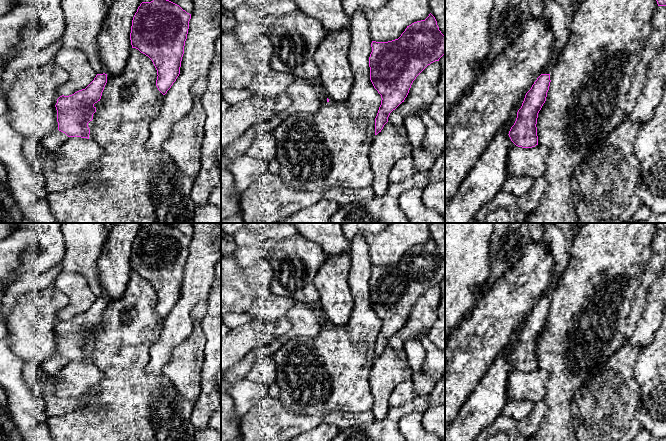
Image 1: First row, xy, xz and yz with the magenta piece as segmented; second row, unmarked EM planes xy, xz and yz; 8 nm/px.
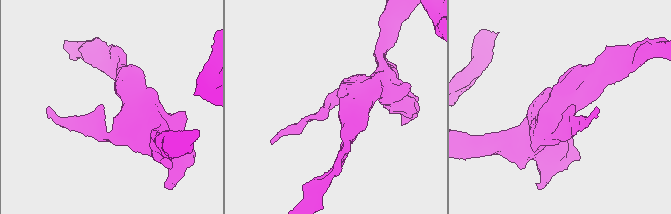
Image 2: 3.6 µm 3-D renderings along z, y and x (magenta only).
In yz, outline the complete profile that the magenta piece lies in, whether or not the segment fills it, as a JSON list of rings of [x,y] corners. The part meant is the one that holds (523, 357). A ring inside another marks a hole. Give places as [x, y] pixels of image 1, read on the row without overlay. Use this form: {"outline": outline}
{"outline": [[[541,298],[526,317],[517,342],[509,355],[511,365],[518,371],[532,372],[538,369],[537,342],[546,325],[550,310],[550,298]]]}

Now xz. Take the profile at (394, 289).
{"outline": [[[430,237],[425,244],[407,250],[398,263],[388,266],[372,265],[371,271],[370,304],[382,322],[375,342],[375,359],[377,359],[388,346],[390,337],[404,326],[416,301],[445,278],[445,260],[439,254],[435,241]]]}

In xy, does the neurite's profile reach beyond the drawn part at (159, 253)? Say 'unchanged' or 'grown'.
unchanged

